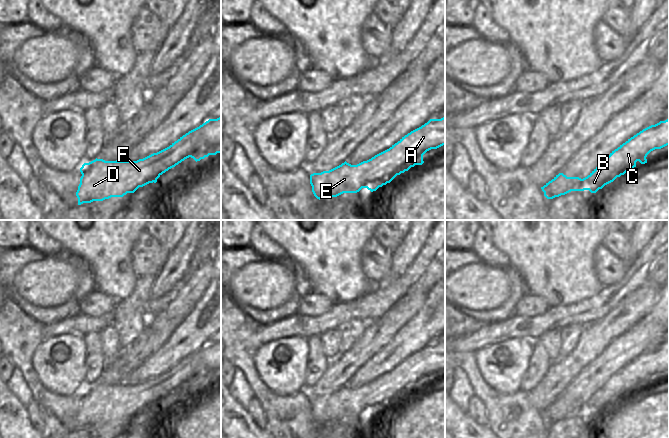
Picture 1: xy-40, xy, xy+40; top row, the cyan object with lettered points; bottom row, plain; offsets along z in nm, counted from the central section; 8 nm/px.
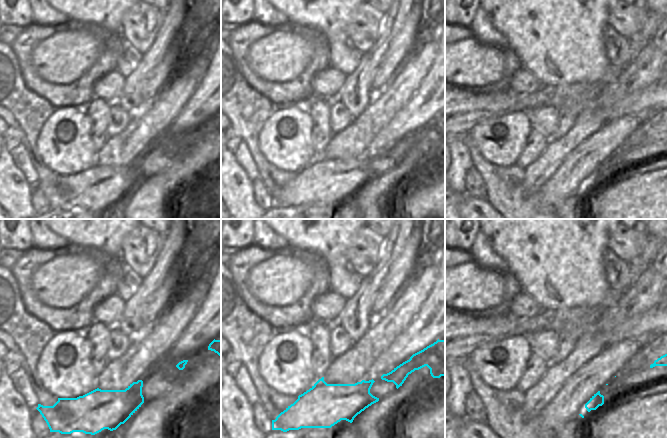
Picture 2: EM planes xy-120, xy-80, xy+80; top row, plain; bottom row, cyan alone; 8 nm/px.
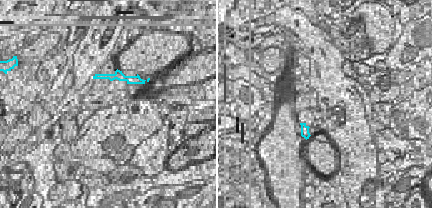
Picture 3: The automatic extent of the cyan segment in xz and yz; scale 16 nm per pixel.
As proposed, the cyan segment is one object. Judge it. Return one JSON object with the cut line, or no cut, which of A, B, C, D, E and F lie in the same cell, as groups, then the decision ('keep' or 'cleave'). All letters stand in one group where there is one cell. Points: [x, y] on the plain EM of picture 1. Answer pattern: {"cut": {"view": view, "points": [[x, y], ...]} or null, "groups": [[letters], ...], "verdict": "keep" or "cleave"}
{"cut": null, "groups": [["A", "B", "C", "D", "E", "F"]], "verdict": "keep"}

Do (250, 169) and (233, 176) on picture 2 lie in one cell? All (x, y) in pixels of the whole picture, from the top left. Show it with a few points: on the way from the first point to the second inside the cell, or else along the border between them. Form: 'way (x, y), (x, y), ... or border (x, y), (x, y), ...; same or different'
border (233, 154), (237, 163), (252, 181); different

